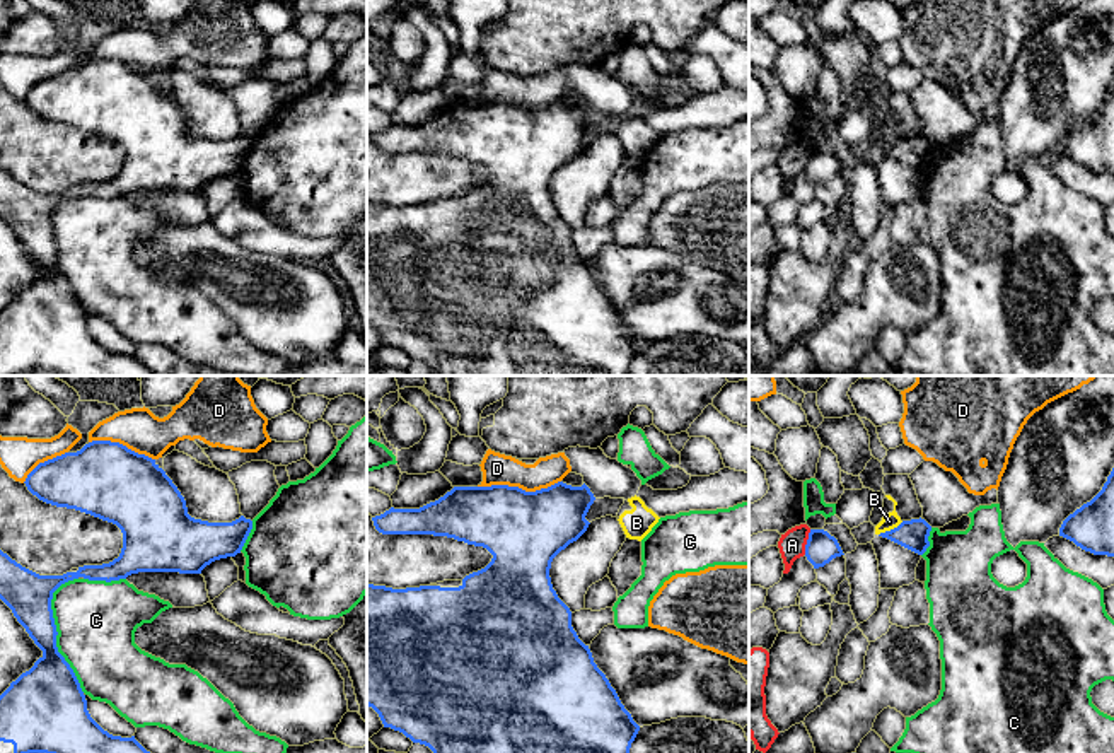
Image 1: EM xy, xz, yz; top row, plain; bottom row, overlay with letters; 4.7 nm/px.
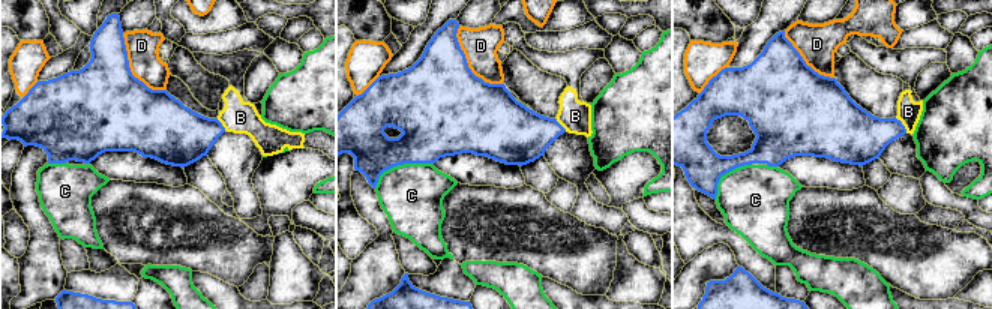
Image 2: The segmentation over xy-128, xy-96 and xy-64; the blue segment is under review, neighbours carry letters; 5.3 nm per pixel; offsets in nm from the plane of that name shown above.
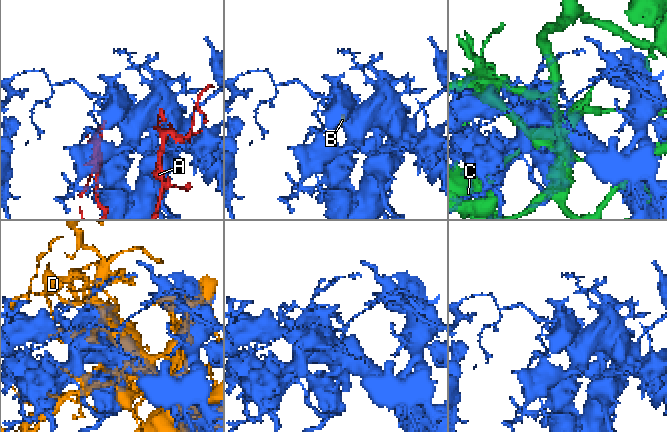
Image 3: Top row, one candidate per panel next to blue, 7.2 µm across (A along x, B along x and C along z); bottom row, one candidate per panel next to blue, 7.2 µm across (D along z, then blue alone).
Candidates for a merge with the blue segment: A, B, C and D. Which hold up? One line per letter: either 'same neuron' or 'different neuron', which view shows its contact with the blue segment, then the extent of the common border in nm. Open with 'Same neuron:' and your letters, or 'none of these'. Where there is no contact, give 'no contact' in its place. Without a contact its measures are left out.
Same neuron: none of these
A: different neuron; contact in yz; length 120 nm
B: different neuron; contact in yz; length 140 nm
C: different neuron; contact in xy; length 550 nm
D: different neuron; contact in xz; length 400 nm

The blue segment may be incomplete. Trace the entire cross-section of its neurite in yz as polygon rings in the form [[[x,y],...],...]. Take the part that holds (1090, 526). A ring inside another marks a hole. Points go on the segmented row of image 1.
[[[1114,468],[1102,490],[1063,521],[1059,536],[1094,555],[1114,557]]]

